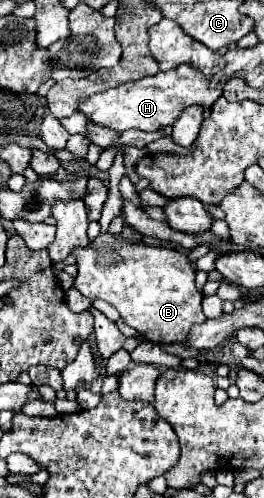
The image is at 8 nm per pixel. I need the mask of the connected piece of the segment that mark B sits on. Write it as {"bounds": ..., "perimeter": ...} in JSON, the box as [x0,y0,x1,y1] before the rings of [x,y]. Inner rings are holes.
{"bounds":[72,234,206,344],"perimeter":[[[100,234],[90,246],[72,250],[78,258],[78,276],[74,288],[80,290],[90,300],[104,300],[120,312],[124,324],[136,328],[140,336],[154,344],[174,344],[184,342],[188,332],[194,324],[206,320],[202,312],[202,294],[198,292],[194,278],[196,278],[196,264],[190,262],[184,254],[170,250],[170,248],[154,248],[146,244],[128,244],[120,236]]]}

